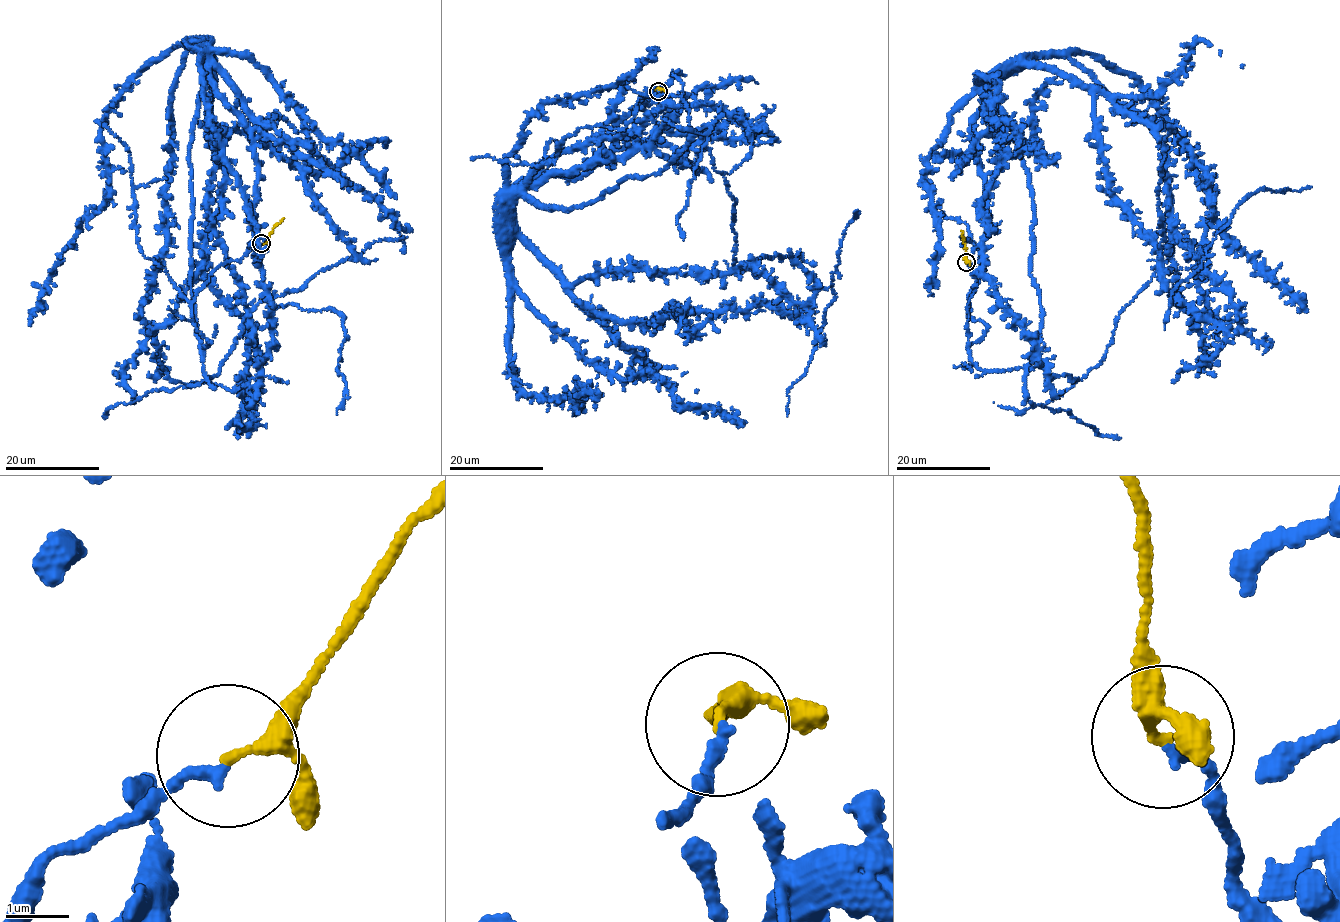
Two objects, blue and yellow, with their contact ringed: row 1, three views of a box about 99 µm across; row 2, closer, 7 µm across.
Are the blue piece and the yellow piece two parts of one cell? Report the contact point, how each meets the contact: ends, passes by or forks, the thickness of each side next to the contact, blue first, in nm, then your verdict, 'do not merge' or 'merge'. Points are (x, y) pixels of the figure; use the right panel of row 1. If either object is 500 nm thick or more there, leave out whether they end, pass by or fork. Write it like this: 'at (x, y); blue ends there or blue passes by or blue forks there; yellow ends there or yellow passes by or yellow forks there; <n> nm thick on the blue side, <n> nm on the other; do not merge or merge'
at (966, 262); blue ends there; yellow passes by; 180 nm thick on the blue side, 180 nm on the other; merge

